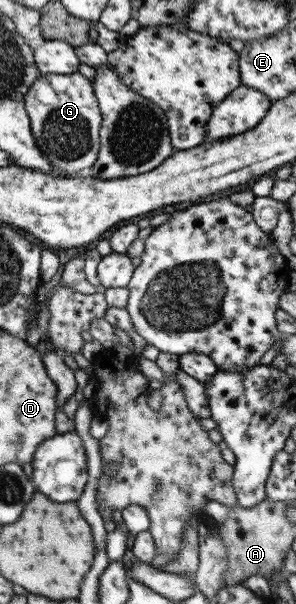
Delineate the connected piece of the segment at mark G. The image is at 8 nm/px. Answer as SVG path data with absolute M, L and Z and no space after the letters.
M79 72L40 75L25 95L25 108L36 146L60 176L93 167L99 147L102 114L92 82Z

